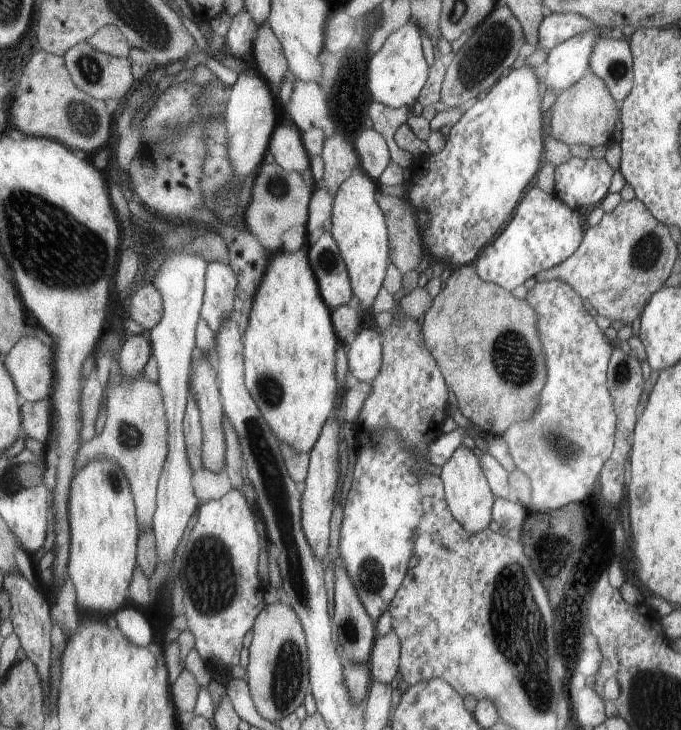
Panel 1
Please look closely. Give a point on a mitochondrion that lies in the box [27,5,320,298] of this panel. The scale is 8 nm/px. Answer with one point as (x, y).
(85, 120)

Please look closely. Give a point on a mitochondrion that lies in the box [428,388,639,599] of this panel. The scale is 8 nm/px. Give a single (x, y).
(560, 450)

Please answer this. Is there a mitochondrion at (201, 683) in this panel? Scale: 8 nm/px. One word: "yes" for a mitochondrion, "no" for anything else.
no

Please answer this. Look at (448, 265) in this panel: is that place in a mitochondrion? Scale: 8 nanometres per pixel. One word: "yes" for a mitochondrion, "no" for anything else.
no

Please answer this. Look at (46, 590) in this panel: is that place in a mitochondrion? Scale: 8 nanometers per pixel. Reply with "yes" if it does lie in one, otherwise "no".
no

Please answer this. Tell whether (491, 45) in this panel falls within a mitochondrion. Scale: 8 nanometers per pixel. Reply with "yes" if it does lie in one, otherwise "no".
yes

